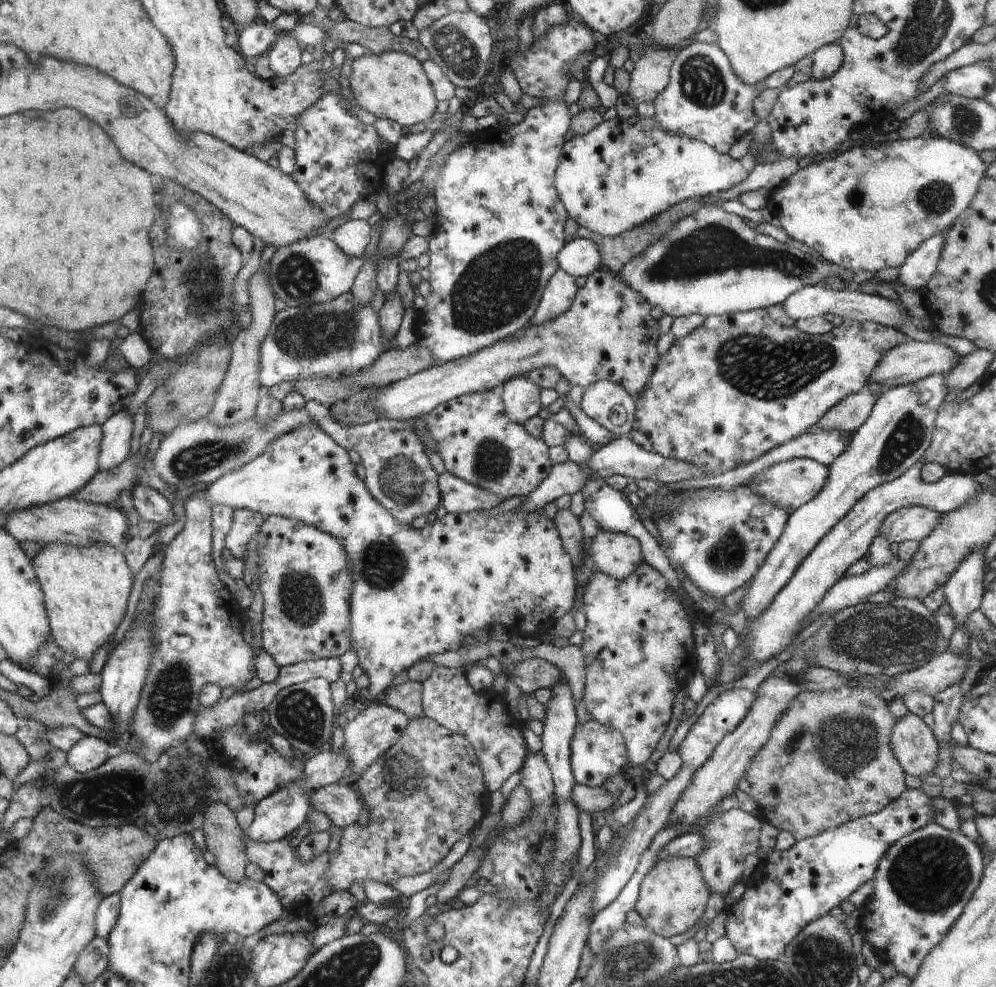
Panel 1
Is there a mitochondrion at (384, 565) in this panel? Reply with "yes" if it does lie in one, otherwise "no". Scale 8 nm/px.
yes

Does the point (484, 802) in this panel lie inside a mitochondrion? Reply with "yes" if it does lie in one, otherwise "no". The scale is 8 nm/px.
no

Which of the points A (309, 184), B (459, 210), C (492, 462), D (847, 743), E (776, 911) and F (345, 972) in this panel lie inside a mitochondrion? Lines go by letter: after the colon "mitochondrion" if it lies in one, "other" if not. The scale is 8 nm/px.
A: other
B: other
C: mitochondrion
D: mitochondrion
E: other
F: mitochondrion

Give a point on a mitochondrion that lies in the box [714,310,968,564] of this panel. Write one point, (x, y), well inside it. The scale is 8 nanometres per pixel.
(904, 440)

